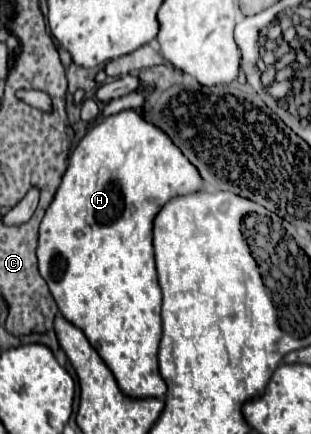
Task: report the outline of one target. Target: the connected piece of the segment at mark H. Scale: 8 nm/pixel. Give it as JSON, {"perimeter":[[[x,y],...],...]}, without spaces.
{"perimeter":[[[122,110],[120,114],[108,116],[102,122],[98,122],[96,126],[92,126],[92,130],[88,130],[88,134],[78,142],[78,146],[74,148],[74,152],[70,154],[70,162],[68,162],[68,170],[62,176],[60,188],[54,194],[52,204],[46,210],[46,216],[42,218],[38,232],[38,270],[42,274],[42,278],[46,280],[62,316],[66,320],[70,320],[74,326],[78,326],[86,338],[90,340],[90,344],[94,346],[94,350],[100,354],[100,358],[106,362],[106,366],[114,372],[118,386],[122,388],[124,394],[132,396],[132,398],[164,398],[166,396],[166,382],[162,380],[160,372],[158,372],[158,344],[162,338],[162,320],[160,320],[160,304],[162,304],[162,294],[160,294],[160,286],[156,280],[156,268],[154,268],[154,248],[152,248],[152,224],[156,214],[160,212],[160,208],[170,202],[176,196],[184,196],[184,194],[192,194],[192,192],[202,192],[204,180],[200,178],[196,166],[192,166],[192,162],[188,162],[188,158],[180,152],[180,148],[168,138],[168,134],[164,134],[162,130],[156,130],[156,126],[152,126],[150,122],[144,122],[144,114],[142,110]]]}

